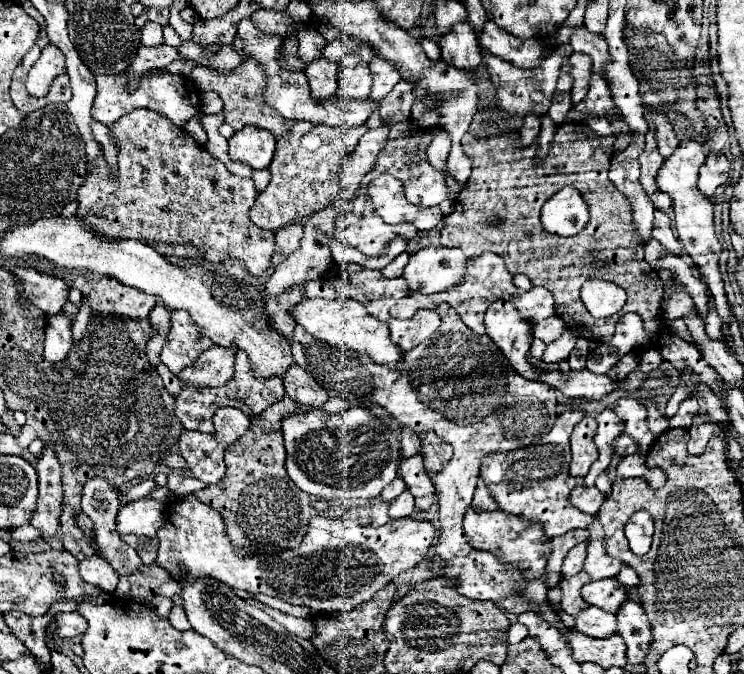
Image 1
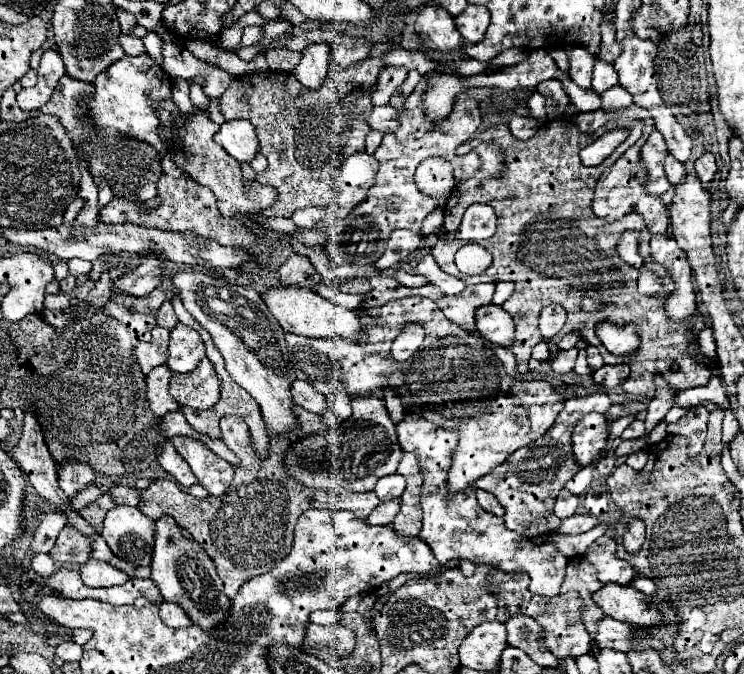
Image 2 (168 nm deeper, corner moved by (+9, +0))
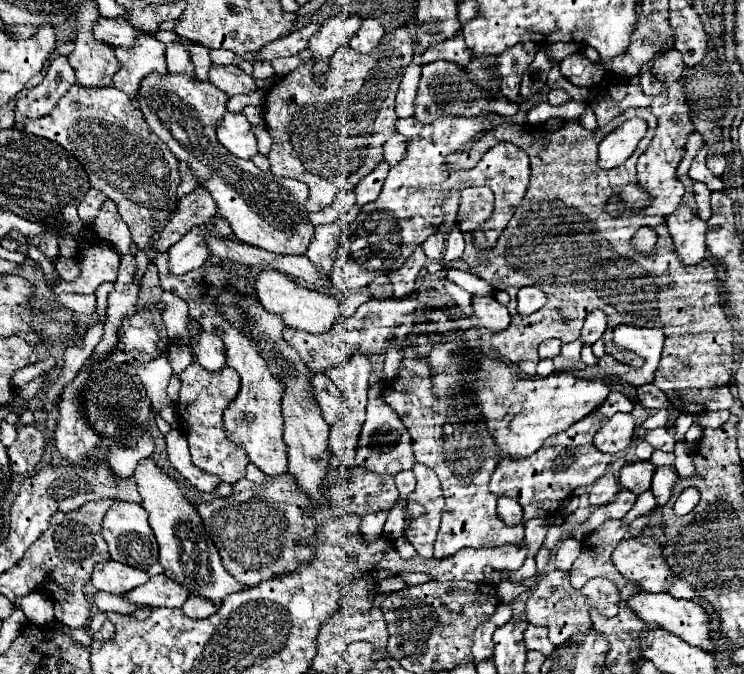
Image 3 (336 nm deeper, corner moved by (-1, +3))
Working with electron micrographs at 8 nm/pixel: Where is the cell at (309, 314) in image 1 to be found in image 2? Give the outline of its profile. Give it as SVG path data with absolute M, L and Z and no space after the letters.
M274 286L274 288L268 288L262 292L262 300L266 302L268 310L274 314L278 324L286 332L292 332L292 334L302 334L308 338L348 338L348 340L354 340L364 332L356 310L348 310L348 308L342 308L334 302L328 302L326 298L316 296L308 288Z

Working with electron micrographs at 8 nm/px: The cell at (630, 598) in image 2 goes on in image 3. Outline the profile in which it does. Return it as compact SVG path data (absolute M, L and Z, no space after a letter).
M638 593L636 597L632 597L628 601L628 605L636 611L636 615L640 615L642 621L646 623L658 623L660 627L664 627L668 633L678 635L680 639L688 641L688 645L692 647L700 647L708 653L718 653L720 647L716 647L712 643L712 635L710 635L710 617L708 613L696 603L696 601L686 601L686 599L676 599L670 593Z

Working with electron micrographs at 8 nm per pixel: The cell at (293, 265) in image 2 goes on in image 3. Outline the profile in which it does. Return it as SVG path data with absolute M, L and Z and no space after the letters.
M338 221L328 223L328 225L320 225L316 227L316 235L306 251L306 257L318 265L326 275L332 273L332 265L336 259L336 251L338 251L338 235L342 233L342 227Z

